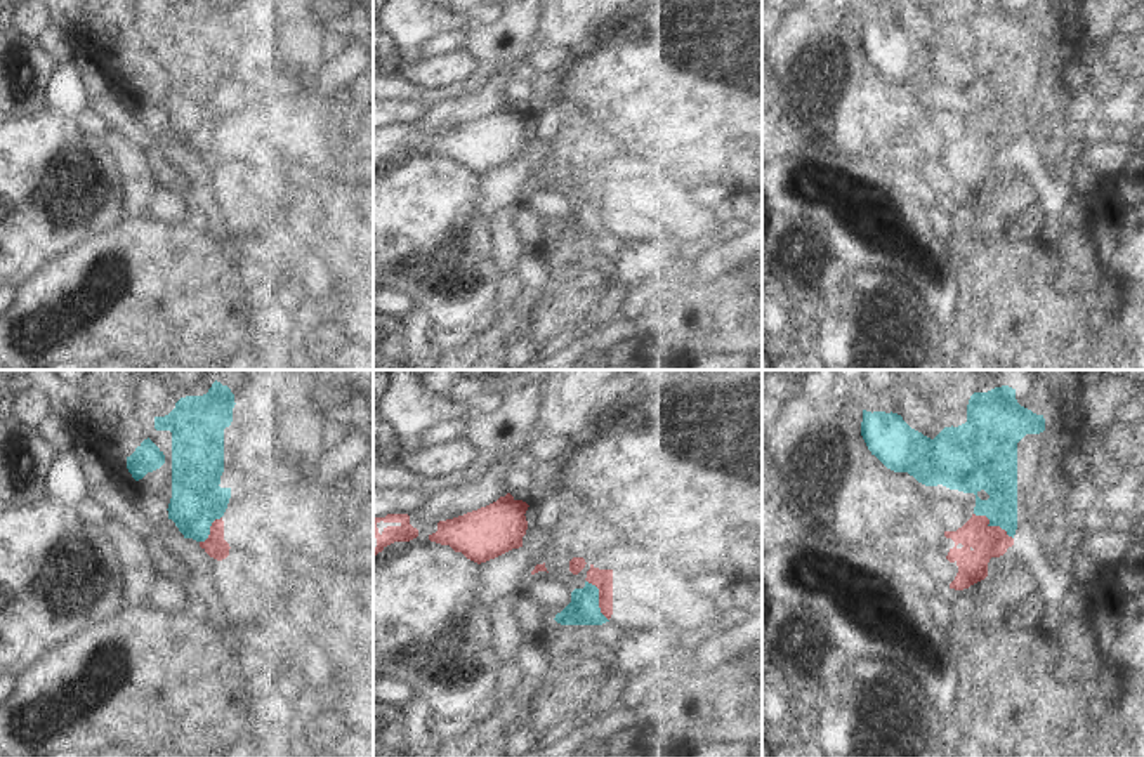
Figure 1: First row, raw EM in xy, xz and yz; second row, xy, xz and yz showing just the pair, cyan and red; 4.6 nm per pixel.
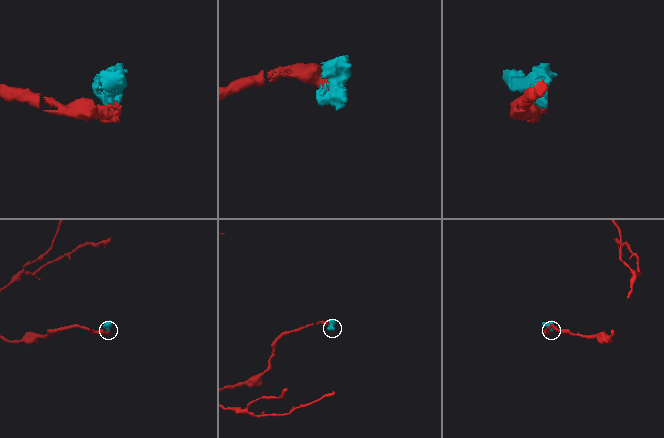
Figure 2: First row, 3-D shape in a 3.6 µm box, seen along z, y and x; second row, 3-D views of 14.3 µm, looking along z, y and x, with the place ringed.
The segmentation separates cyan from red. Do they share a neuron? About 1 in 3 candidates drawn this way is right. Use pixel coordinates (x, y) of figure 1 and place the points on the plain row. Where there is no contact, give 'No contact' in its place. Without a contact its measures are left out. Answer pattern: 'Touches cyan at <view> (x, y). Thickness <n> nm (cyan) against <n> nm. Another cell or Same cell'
Touches cyan at yz (993, 136). Thickness 200 nm (cyan) against 150 nm. Another cell

